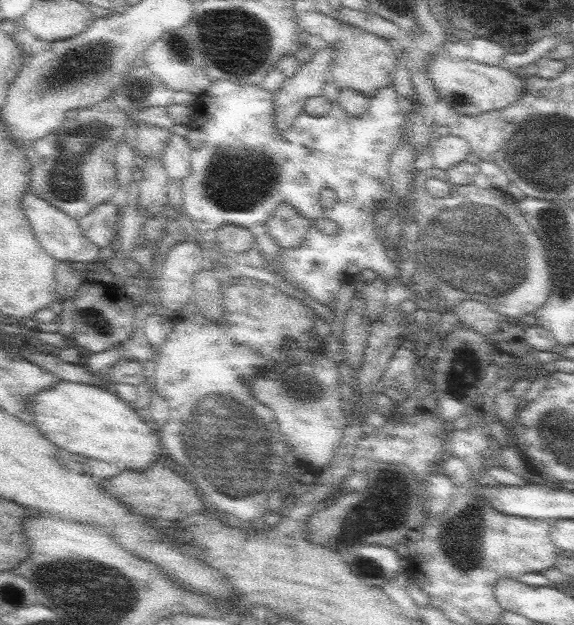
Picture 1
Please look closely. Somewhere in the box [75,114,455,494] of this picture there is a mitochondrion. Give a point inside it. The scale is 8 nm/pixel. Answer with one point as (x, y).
(238, 186)

